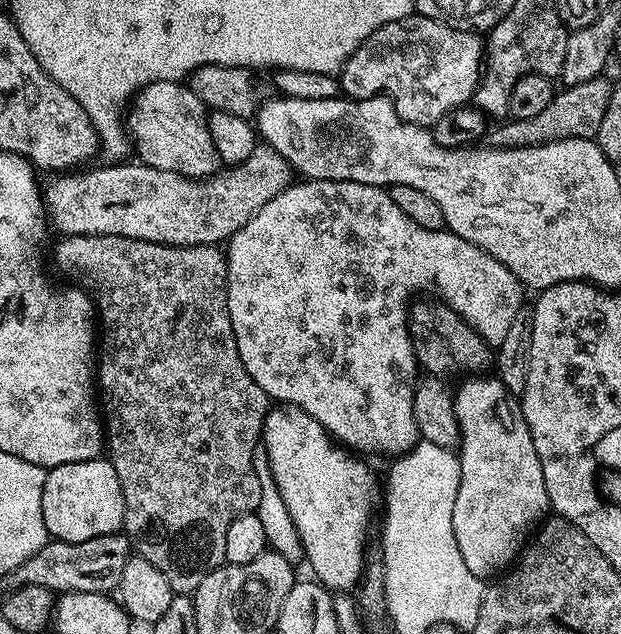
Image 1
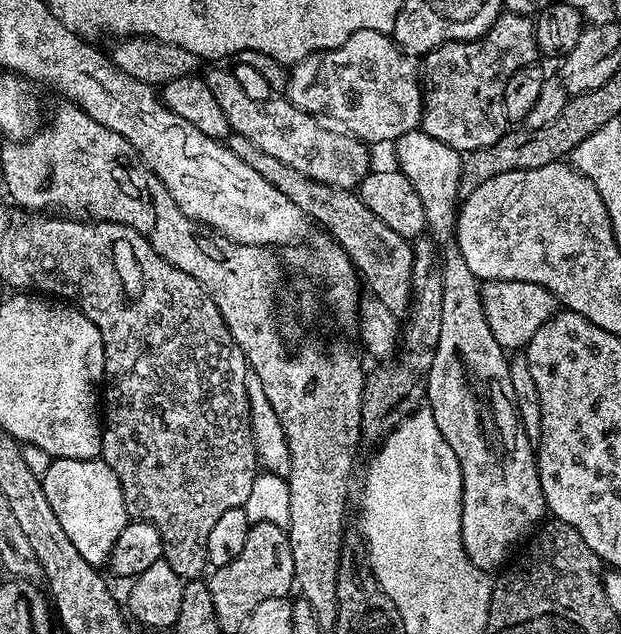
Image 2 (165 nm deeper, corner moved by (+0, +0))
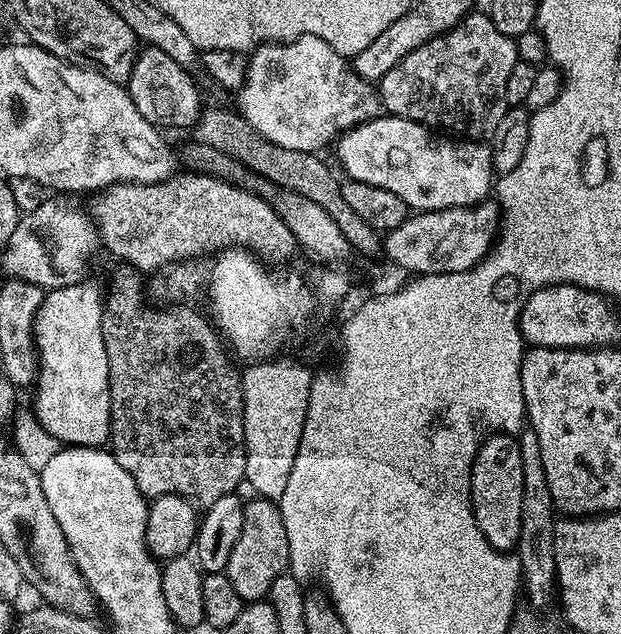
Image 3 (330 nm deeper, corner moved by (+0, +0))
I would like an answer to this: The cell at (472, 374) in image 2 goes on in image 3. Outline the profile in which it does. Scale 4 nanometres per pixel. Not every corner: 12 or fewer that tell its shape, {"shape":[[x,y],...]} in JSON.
{"shape":[[492,434],[472,463],[474,518],[511,553],[522,530],[522,454]]}

